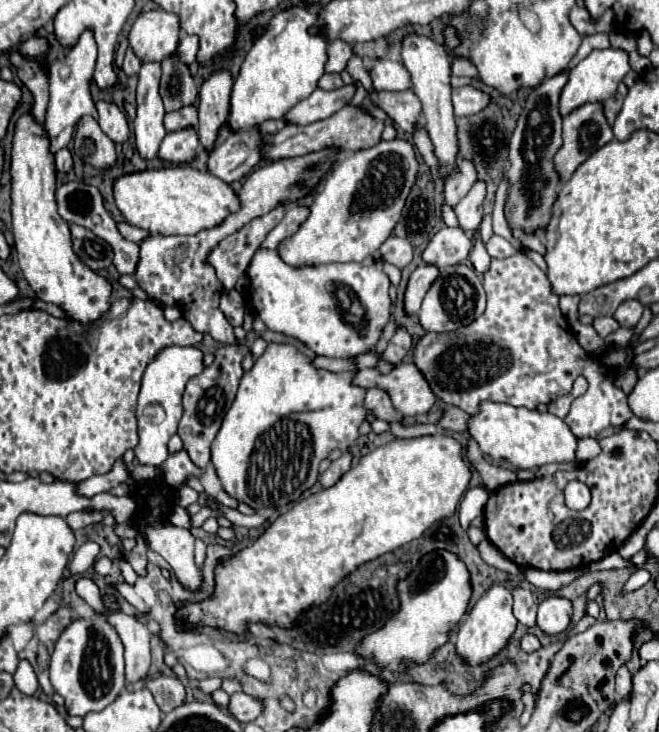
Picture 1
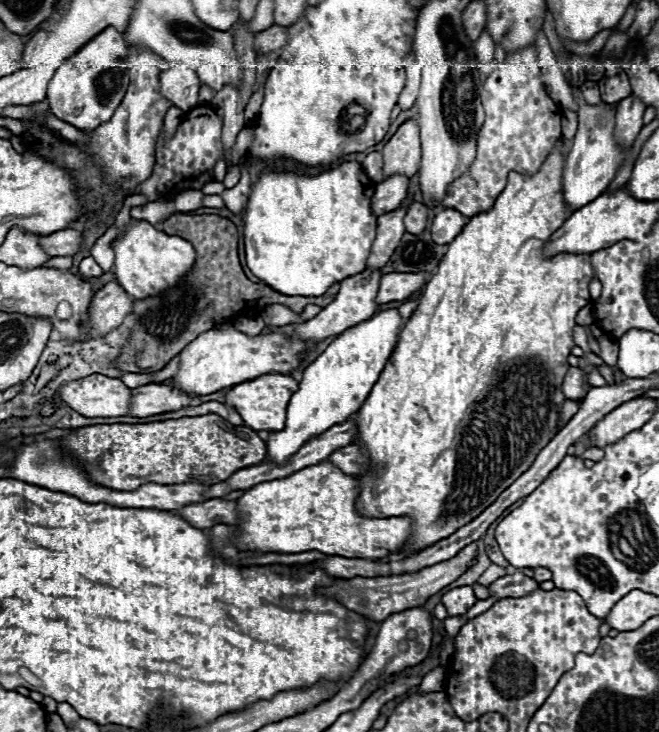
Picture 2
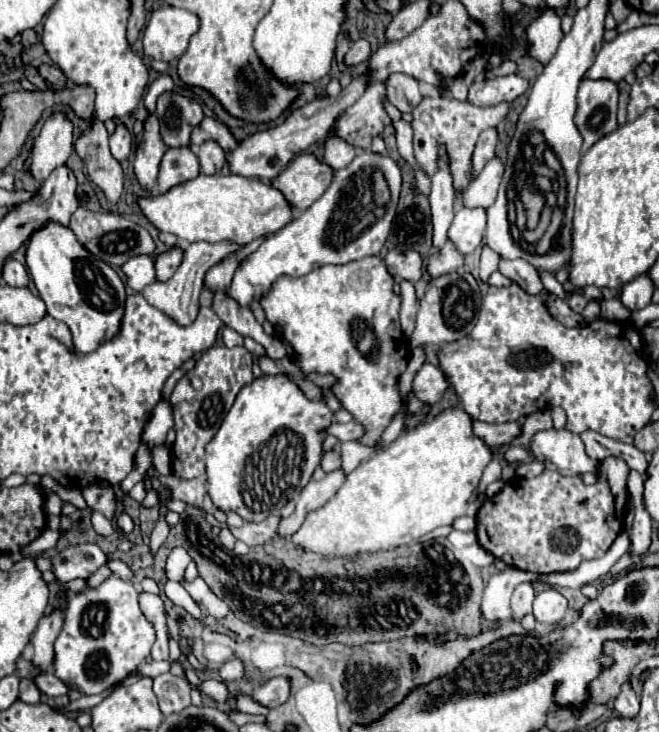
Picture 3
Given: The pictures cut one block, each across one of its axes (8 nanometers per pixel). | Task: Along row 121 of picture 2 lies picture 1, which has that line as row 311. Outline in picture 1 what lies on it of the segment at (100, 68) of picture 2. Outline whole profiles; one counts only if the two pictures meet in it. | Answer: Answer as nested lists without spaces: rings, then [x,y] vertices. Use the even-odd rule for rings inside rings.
[[[24,114],[16,122],[12,146],[12,230],[18,264],[40,300],[56,304],[66,318],[90,326],[110,310],[112,284],[76,256],[70,226],[56,210],[54,190],[56,170],[44,126],[36,124],[30,114]]]

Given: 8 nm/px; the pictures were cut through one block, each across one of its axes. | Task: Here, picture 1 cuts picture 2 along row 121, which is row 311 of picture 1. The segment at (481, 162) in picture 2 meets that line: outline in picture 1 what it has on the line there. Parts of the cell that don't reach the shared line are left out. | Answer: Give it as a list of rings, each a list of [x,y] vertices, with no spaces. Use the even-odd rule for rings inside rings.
[[[518,254],[516,258],[492,260],[490,270],[484,274],[484,290],[486,290],[486,296],[488,296],[488,306],[486,306],[484,314],[482,314],[476,322],[472,322],[470,326],[464,326],[464,330],[456,330],[456,334],[432,334],[432,332],[428,332],[428,334],[426,334],[422,340],[418,340],[418,344],[416,344],[416,350],[414,350],[414,364],[422,370],[422,374],[424,374],[426,380],[430,382],[432,392],[434,392],[440,400],[444,400],[446,404],[458,406],[458,408],[462,408],[462,410],[468,412],[468,414],[476,414],[476,412],[478,412],[478,406],[480,406],[482,402],[486,402],[486,400],[488,400],[488,402],[504,402],[504,404],[510,404],[510,406],[516,406],[516,408],[518,408],[518,406],[524,406],[524,408],[528,408],[528,410],[534,410],[534,408],[538,408],[540,404],[548,404],[548,402],[552,402],[552,400],[556,400],[556,398],[568,394],[568,392],[572,390],[572,384],[574,384],[576,376],[582,374],[582,376],[586,376],[586,380],[588,380],[590,386],[588,386],[588,390],[586,390],[584,396],[580,396],[580,398],[576,398],[576,400],[572,402],[572,408],[570,408],[568,416],[564,418],[576,438],[586,438],[586,436],[598,438],[602,430],[606,430],[606,428],[616,428],[616,426],[624,426],[624,424],[634,416],[632,410],[630,410],[630,406],[628,406],[628,396],[616,386],[616,370],[610,368],[610,366],[602,366],[602,362],[600,362],[598,356],[590,356],[590,354],[578,344],[578,340],[574,338],[574,334],[572,334],[572,330],[570,330],[568,320],[564,318],[564,314],[562,314],[560,308],[558,308],[558,296],[554,294],[550,280],[546,278],[546,274],[544,274],[528,256]]]

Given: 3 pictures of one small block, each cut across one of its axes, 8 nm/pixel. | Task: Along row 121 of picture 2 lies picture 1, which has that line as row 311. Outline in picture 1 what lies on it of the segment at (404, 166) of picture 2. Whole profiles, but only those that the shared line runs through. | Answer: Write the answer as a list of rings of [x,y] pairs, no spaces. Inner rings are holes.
[[[420,264],[412,272],[408,288],[406,288],[406,298],[404,298],[404,306],[408,314],[416,314],[420,310],[422,298],[436,278],[438,278],[438,266],[434,264]]]

